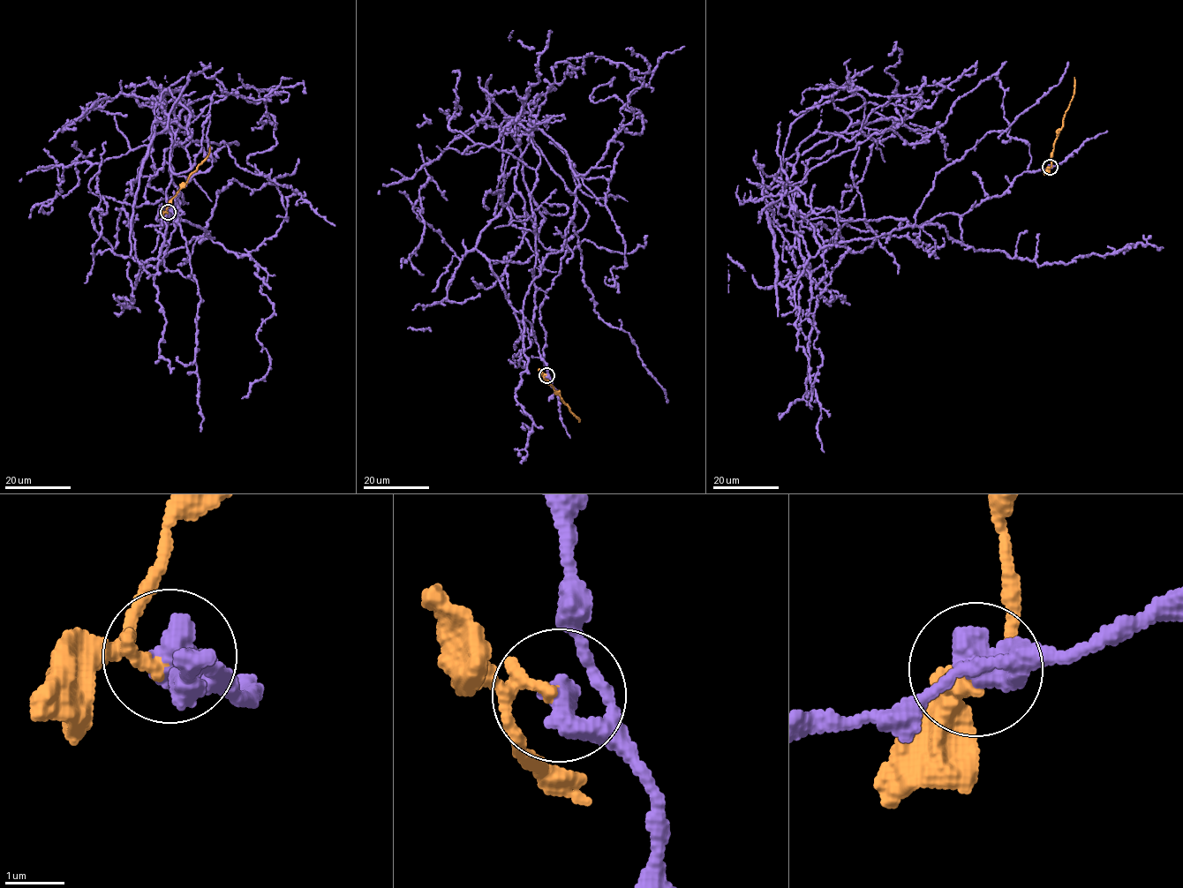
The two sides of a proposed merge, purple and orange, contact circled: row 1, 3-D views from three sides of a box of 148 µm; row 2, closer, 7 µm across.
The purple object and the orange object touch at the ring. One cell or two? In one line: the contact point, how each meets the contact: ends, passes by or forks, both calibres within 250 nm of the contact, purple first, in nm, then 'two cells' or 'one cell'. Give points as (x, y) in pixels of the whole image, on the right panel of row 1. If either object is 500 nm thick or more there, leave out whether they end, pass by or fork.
at (1050, 167); 600 nm thick on the purple side, 190 nm on the other; two cells

